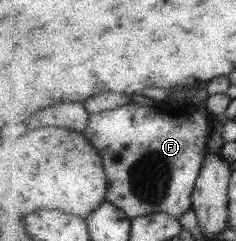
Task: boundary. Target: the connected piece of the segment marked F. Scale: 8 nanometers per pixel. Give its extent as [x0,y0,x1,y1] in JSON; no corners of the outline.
[85,100,211,219]

